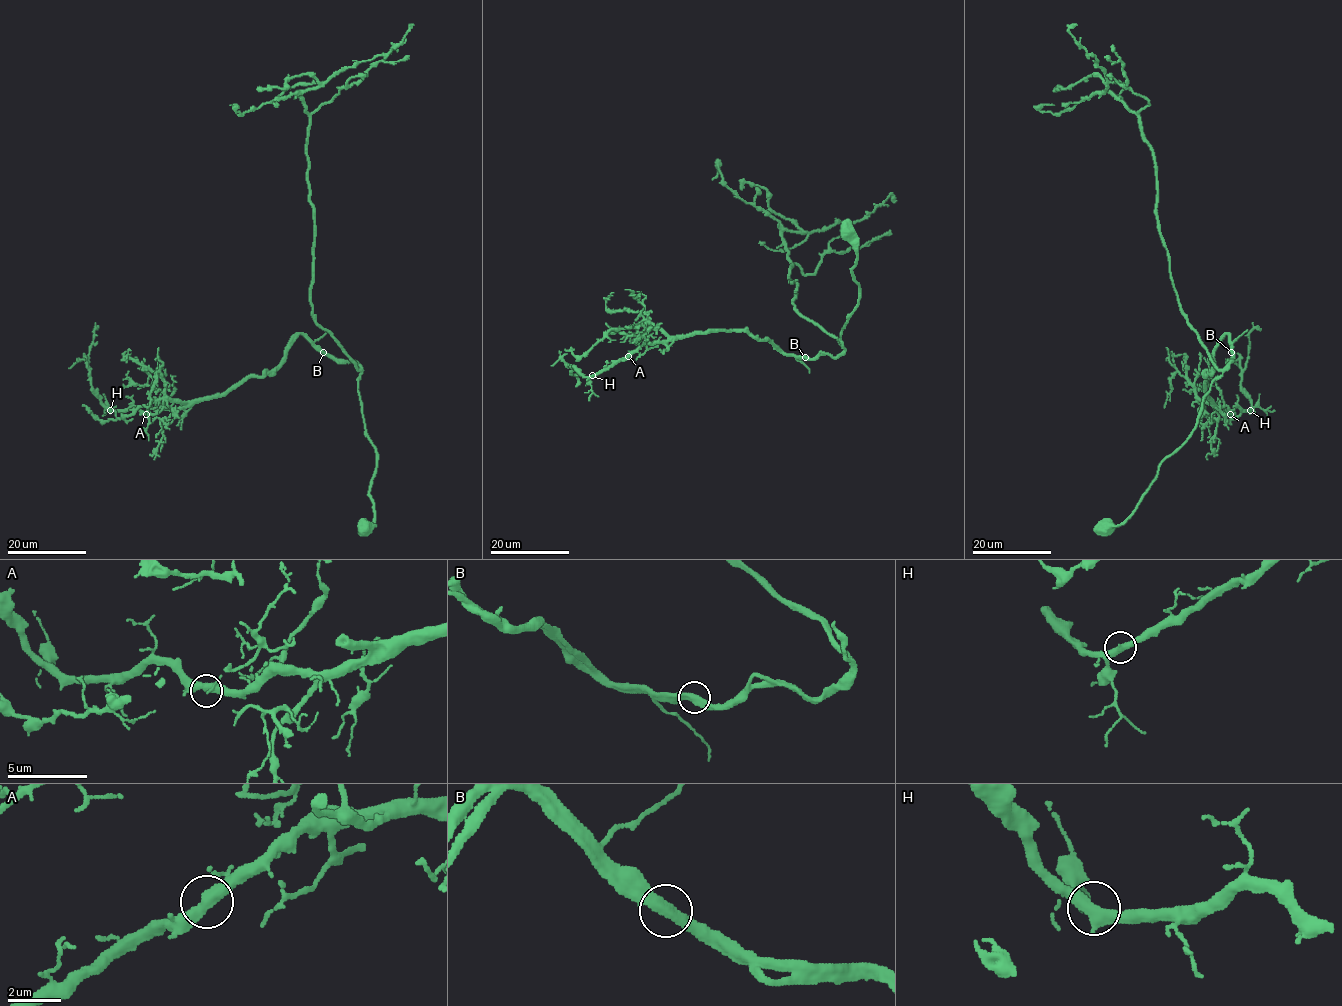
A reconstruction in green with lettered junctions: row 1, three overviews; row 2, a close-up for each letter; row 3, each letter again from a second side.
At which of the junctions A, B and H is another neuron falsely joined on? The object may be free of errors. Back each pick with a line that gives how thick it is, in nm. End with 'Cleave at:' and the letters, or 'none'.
Cleave at: none

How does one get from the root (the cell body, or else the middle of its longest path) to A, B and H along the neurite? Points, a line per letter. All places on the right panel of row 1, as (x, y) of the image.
A: (1107, 526), (1132, 512), (1195, 427), (1203, 396), (1231, 361), (1226, 333), (1205, 391), (1230, 414)
B: (1107, 526), (1118, 526), (1132, 512), (1158, 466), (1190, 435), (1203, 396), (1231, 361), (1231, 352)
H: (1107, 526), (1132, 512), (1195, 427), (1203, 396), (1231, 361), (1226, 333), (1205, 391), (1222, 414), (1250, 410)

